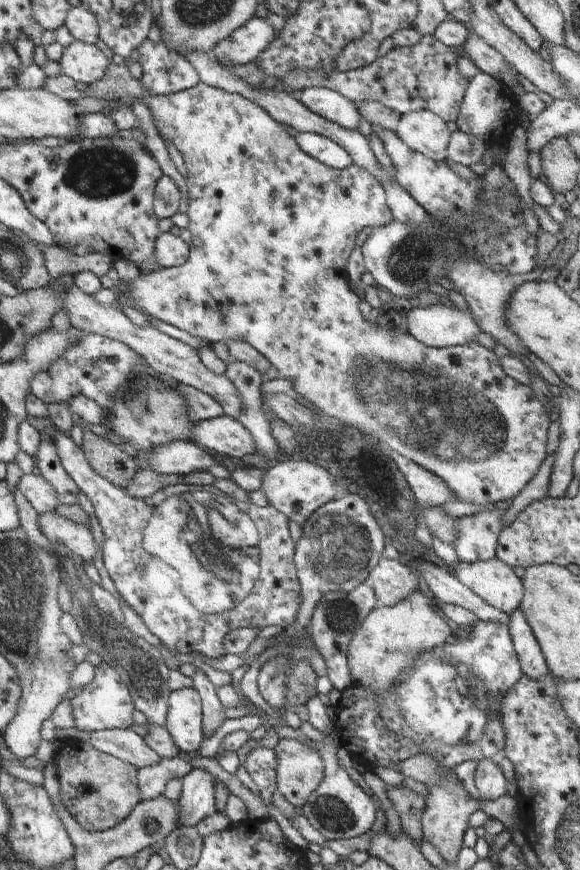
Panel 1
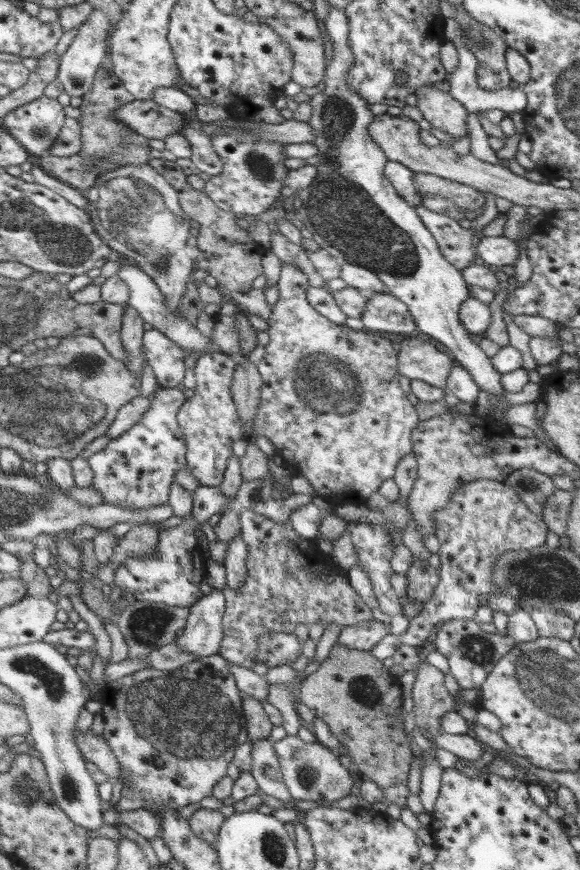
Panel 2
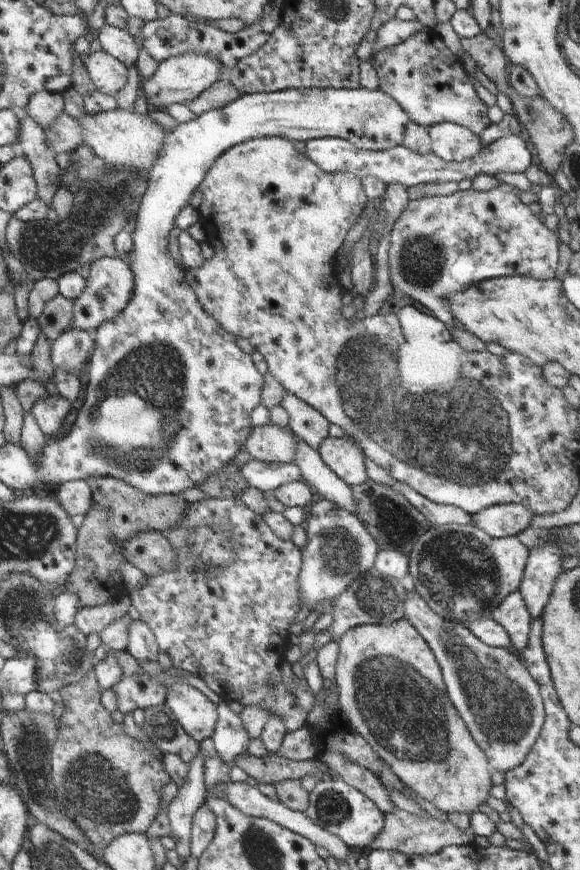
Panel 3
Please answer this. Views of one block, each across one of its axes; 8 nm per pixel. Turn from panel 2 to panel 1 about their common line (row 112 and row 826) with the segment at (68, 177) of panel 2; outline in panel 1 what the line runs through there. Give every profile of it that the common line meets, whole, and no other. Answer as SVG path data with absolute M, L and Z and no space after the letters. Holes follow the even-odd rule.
M61 742L62 748L54 756L59 780L61 804L70 816L90 832L105 831L121 823L133 808L143 800L137 777L137 769L131 764L102 752L88 743Z

